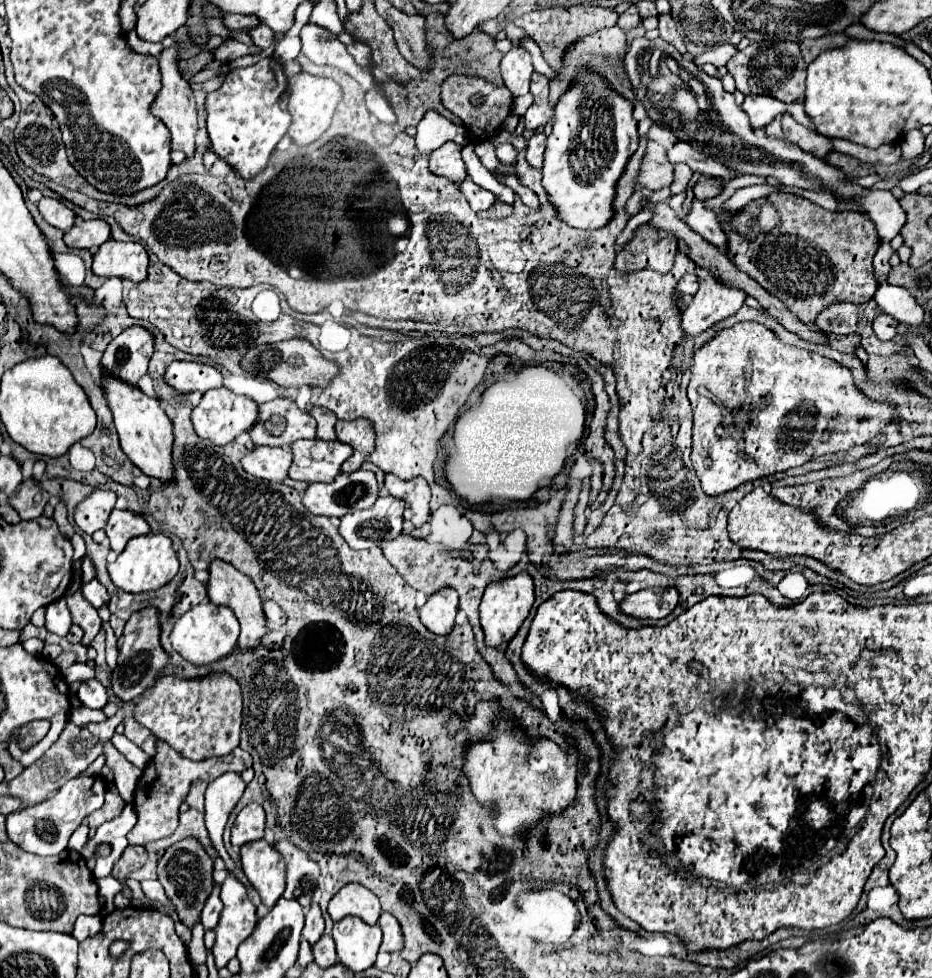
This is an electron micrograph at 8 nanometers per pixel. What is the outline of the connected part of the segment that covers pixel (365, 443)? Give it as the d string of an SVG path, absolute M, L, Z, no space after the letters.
M339 420L335 424L335 430L337 430L337 440L343 440L355 448L353 456L347 458L347 462L343 464L343 472L359 470L361 464L367 460L367 456L375 450L375 430L371 428L371 420Z

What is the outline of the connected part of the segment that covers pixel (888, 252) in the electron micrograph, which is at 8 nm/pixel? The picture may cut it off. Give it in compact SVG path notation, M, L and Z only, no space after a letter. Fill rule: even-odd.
M883 242L879 246L873 258L874 272L879 285L881 285L883 282L886 282L887 275L891 270L889 259L893 252L894 250L891 248L890 244Z

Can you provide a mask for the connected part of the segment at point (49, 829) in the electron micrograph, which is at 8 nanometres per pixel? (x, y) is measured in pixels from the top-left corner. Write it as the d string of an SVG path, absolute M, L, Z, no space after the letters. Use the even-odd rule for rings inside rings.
M77 776L77 778L69 780L67 784L63 784L57 790L55 796L7 816L9 838L15 844L19 844L23 850L39 854L39 856L51 856L51 854L63 852L67 848L69 836L73 834L73 830L77 830L81 826L83 818L103 806L105 786L107 784L101 776L97 776L97 778Z

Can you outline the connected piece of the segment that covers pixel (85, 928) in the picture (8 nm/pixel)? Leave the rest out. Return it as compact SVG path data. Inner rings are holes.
M95 914L95 916L79 916L77 922L75 922L75 928L73 928L73 936L81 942L89 936L95 936L101 928L101 916Z

